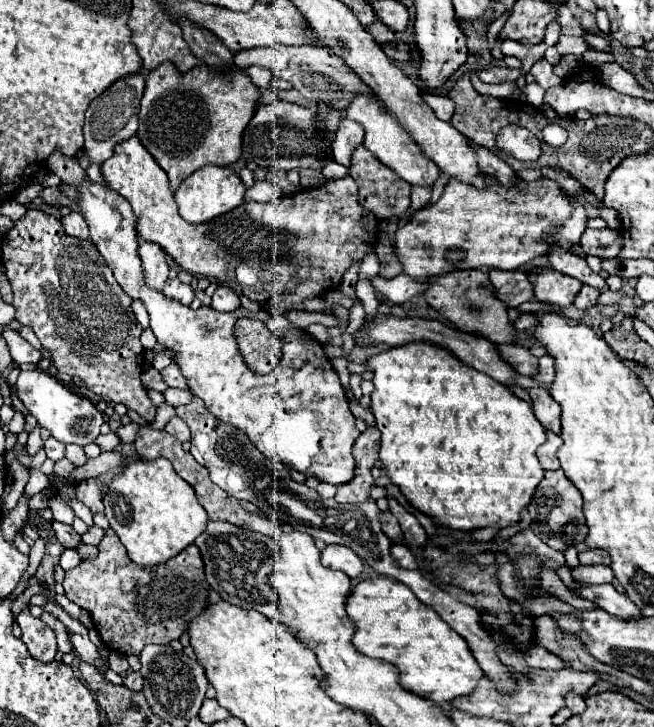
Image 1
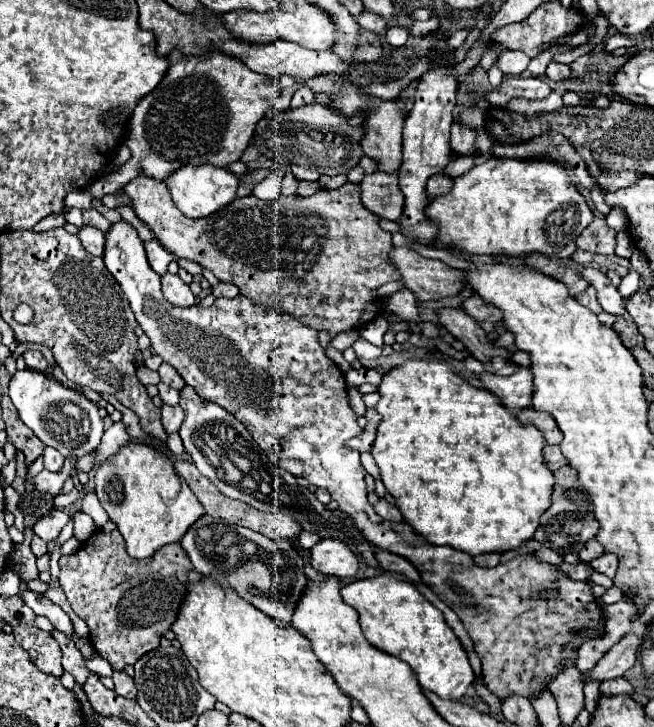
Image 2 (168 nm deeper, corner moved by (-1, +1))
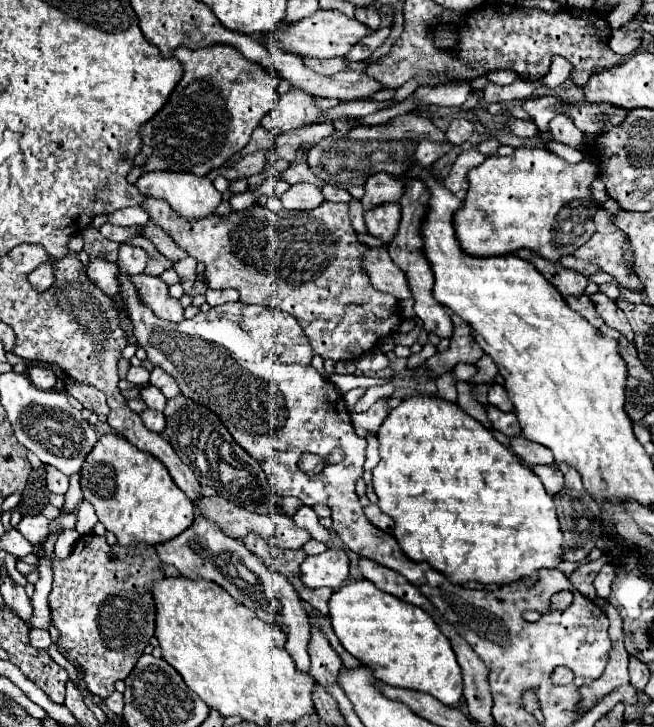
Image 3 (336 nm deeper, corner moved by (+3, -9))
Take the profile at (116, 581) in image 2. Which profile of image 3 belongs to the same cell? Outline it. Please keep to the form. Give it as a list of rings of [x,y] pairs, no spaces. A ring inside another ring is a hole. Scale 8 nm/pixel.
[[[91,532],[77,540],[69,558],[53,560],[53,576],[49,608],[61,634],[59,650],[85,670],[87,688],[95,696],[107,698],[115,692],[115,682],[131,674],[137,656],[155,634],[151,584],[165,578],[161,558],[153,546],[131,550],[121,544],[109,546],[105,536]]]

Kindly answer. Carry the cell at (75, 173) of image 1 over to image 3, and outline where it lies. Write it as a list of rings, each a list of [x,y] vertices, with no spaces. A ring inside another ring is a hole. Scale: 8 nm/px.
[[[221,44],[201,50],[179,46],[173,56],[181,62],[183,76],[165,106],[139,130],[143,140],[139,154],[147,158],[141,170],[143,174],[165,170],[207,176],[247,146],[253,130],[279,100],[279,76]]]

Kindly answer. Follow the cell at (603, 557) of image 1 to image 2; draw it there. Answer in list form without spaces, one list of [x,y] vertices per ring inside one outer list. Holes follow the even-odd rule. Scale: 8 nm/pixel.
[[[603,554],[603,556],[595,558],[595,560],[591,560],[591,566],[593,566],[595,572],[601,572],[601,574],[605,574],[609,578],[615,578],[615,572],[617,572],[617,556]]]

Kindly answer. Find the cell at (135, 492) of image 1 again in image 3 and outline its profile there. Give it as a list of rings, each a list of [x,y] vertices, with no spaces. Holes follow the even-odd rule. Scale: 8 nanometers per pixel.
[[[105,434],[89,452],[81,468],[81,488],[97,512],[99,522],[117,536],[121,546],[157,546],[179,536],[193,524],[195,506],[173,482],[169,470],[151,454],[141,452],[117,434]]]

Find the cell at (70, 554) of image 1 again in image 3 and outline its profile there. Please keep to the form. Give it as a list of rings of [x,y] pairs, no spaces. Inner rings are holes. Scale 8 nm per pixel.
[[[63,530],[59,534],[59,540],[57,540],[57,546],[55,546],[55,556],[57,558],[67,558],[75,546],[79,538],[79,532],[77,530]]]

